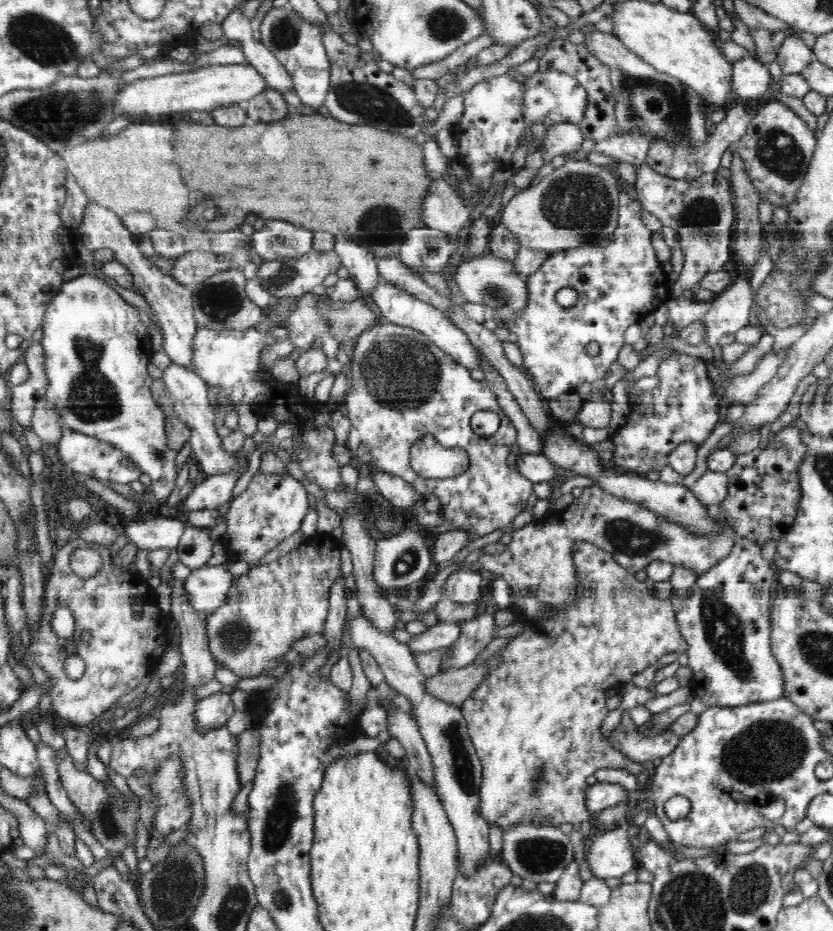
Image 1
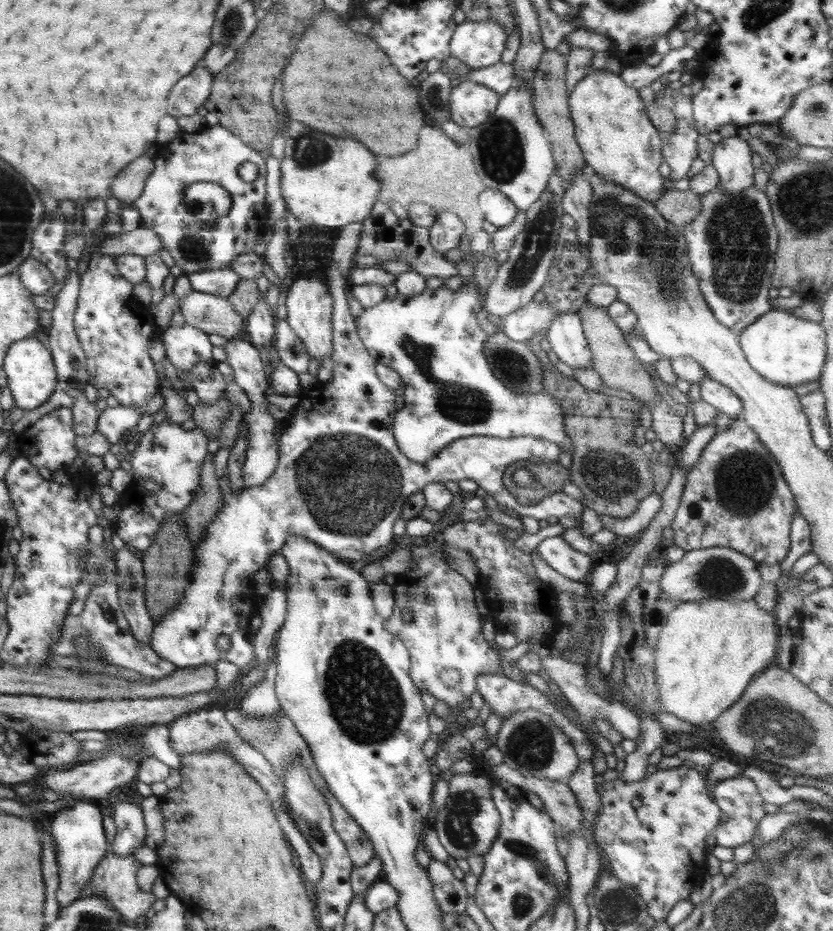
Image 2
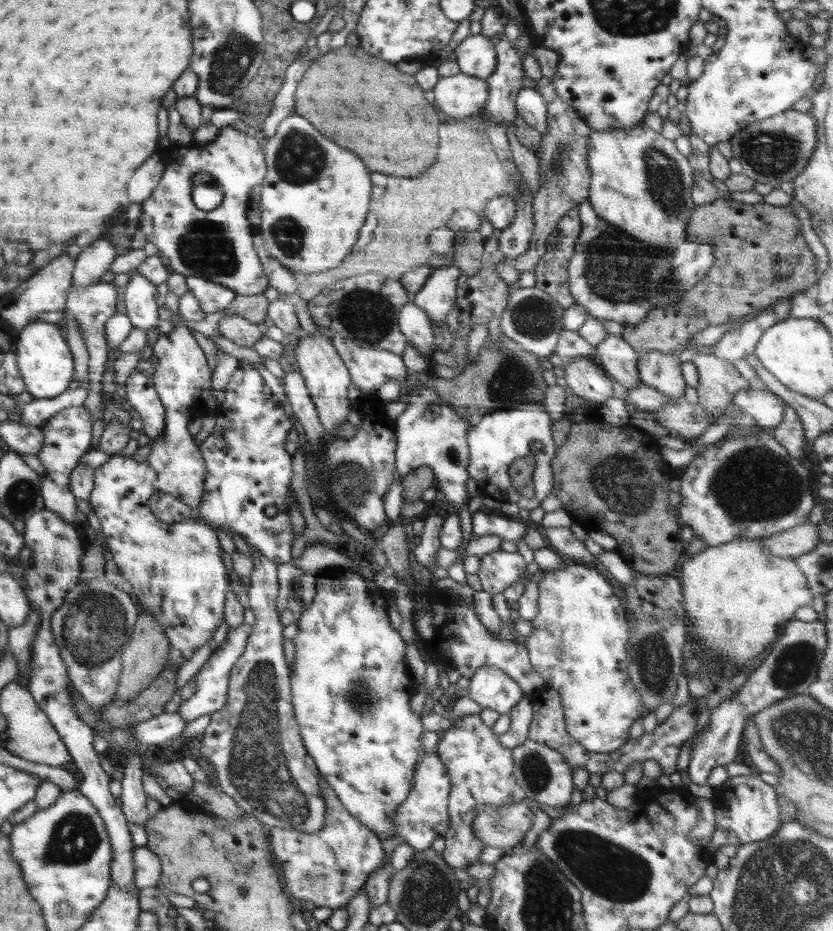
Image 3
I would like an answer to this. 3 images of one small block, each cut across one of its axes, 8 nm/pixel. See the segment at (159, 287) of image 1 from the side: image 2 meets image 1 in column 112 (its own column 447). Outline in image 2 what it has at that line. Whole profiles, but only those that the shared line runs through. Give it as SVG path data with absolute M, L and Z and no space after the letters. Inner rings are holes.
M436 212L436 221L429 229L429 244L434 251L444 256L460 245L460 239L465 232L465 224L458 216L450 212Z

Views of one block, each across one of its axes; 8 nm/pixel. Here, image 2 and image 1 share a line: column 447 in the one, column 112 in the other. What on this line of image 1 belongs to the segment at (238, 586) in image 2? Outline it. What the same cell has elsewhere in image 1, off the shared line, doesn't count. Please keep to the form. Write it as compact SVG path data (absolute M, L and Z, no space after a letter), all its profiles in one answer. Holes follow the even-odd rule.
M65 428L57 447L65 469L74 473L82 473L98 481L110 480L114 483L130 485L132 482L138 481L143 473L137 464L132 463L115 446L70 428Z

